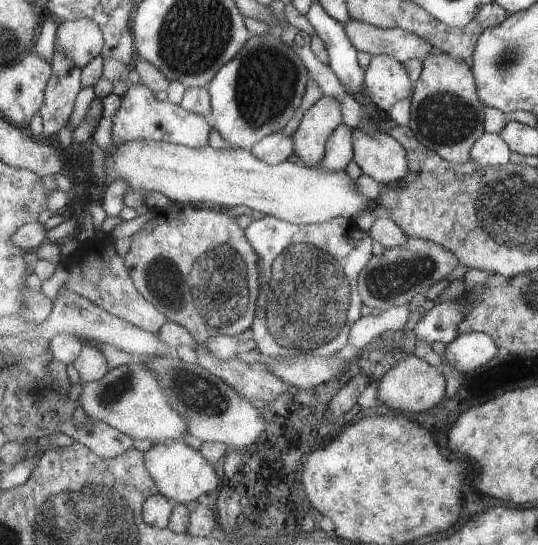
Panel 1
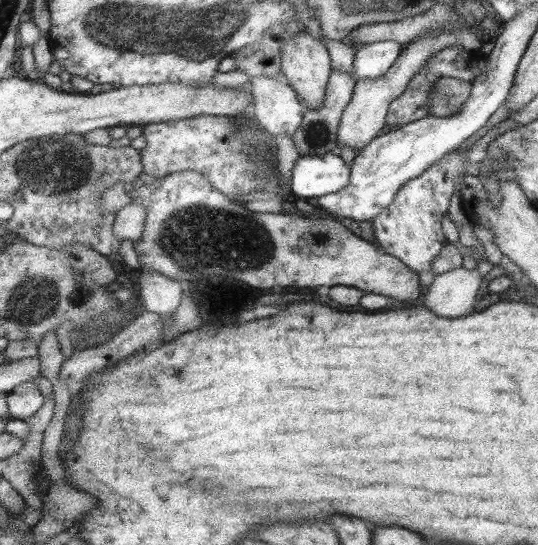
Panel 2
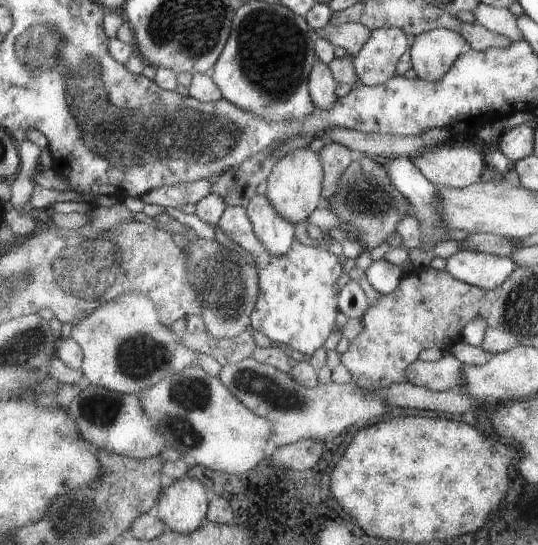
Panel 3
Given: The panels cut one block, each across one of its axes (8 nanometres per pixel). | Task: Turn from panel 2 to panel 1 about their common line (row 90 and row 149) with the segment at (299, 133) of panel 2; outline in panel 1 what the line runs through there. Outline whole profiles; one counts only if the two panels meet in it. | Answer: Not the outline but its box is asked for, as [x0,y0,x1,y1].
[317,124,352,171]

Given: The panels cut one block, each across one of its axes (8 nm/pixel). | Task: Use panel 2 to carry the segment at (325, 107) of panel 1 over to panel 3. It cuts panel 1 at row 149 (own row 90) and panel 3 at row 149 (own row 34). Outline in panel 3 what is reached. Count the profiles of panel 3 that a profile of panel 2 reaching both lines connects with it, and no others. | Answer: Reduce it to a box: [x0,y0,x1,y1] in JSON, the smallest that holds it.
[264,143,322,225]

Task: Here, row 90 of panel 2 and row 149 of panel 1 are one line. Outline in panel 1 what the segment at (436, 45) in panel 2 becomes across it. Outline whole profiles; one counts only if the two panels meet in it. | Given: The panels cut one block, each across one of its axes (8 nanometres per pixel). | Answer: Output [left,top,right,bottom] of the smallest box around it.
[351,129,406,183]

